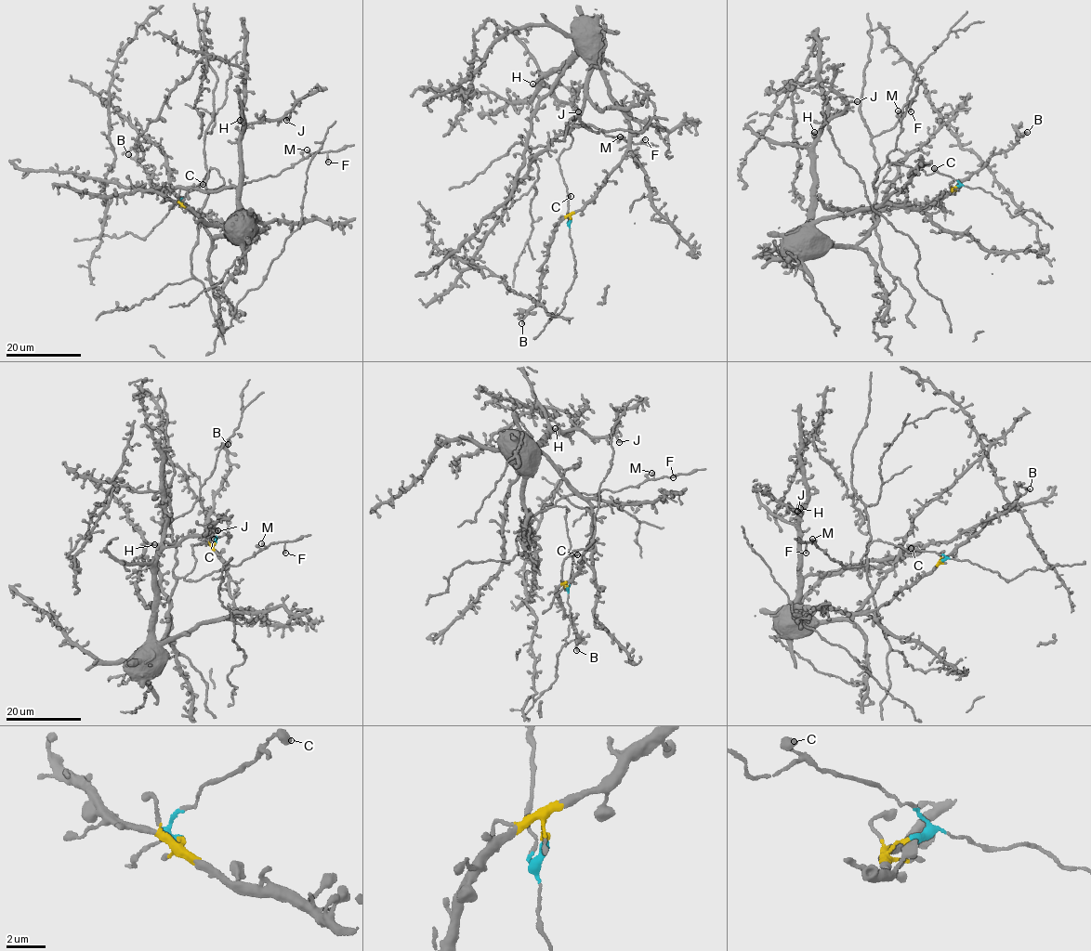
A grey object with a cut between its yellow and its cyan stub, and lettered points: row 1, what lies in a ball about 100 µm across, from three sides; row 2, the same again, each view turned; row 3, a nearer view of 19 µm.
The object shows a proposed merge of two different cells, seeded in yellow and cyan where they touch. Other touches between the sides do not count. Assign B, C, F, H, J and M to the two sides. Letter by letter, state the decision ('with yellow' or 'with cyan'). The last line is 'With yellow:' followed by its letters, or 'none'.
B: with yellow
C: with cyan
F: with cyan
H: with yellow
J: with yellow
M: with cyan
With yellow: B, H, J

